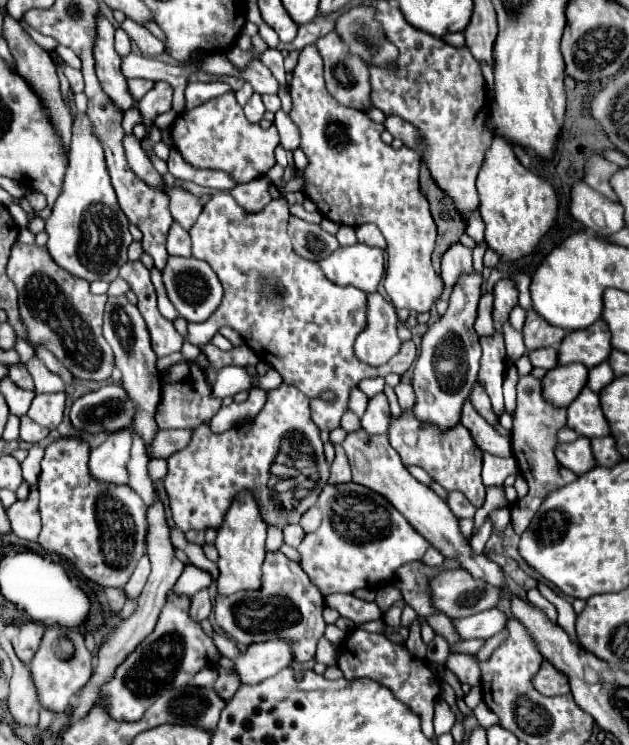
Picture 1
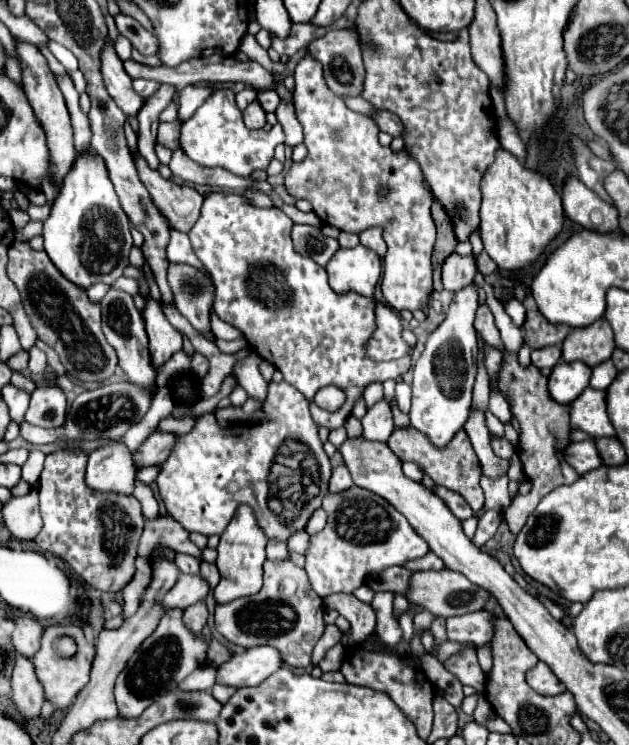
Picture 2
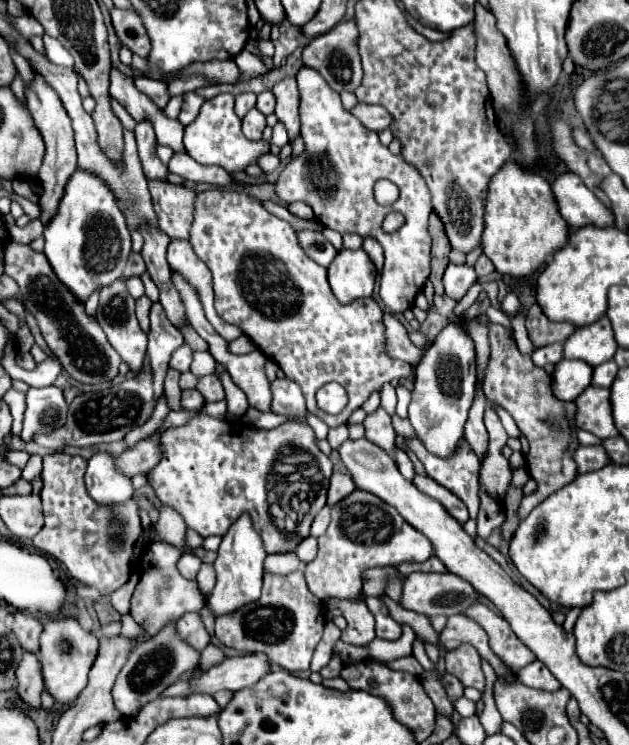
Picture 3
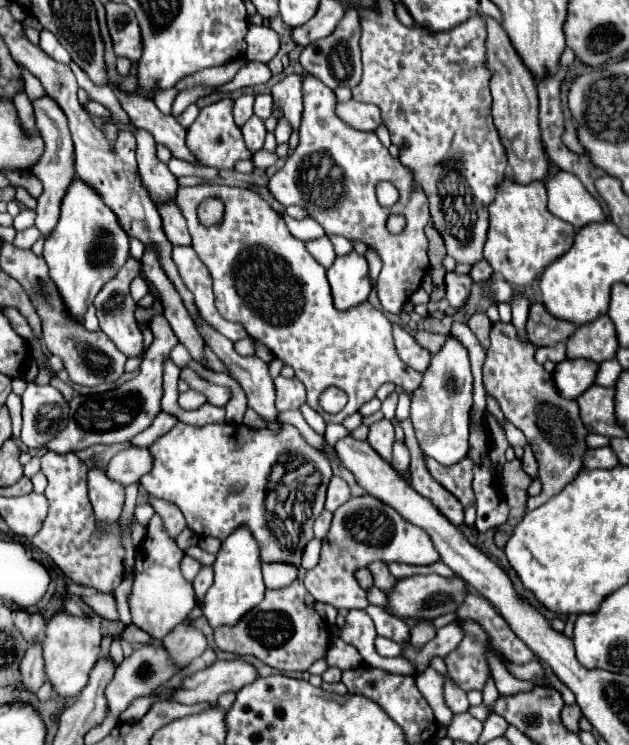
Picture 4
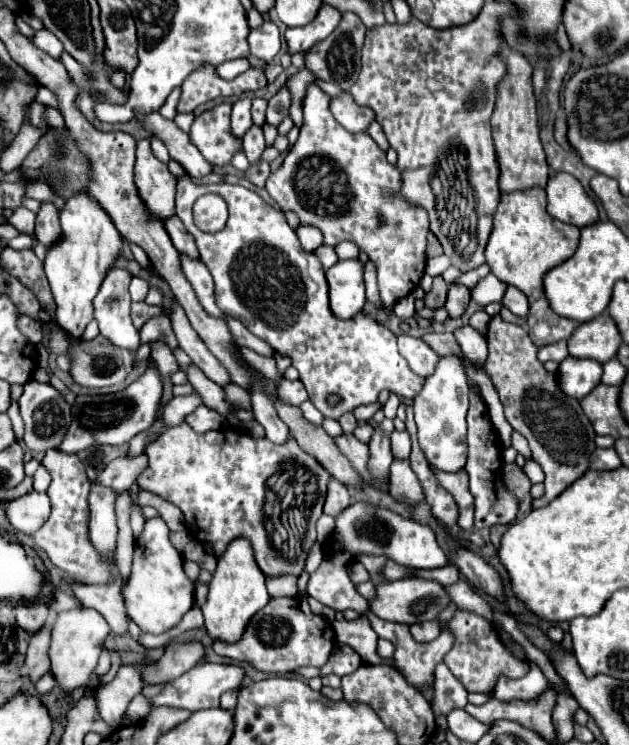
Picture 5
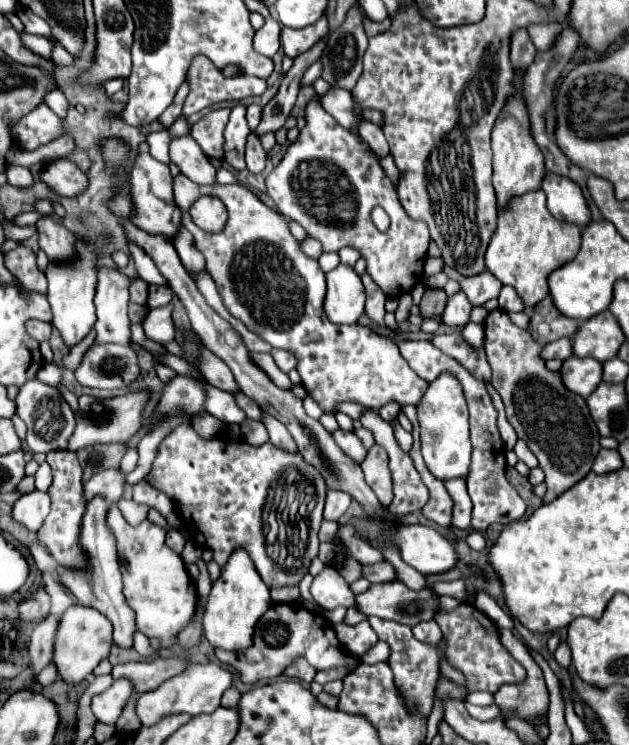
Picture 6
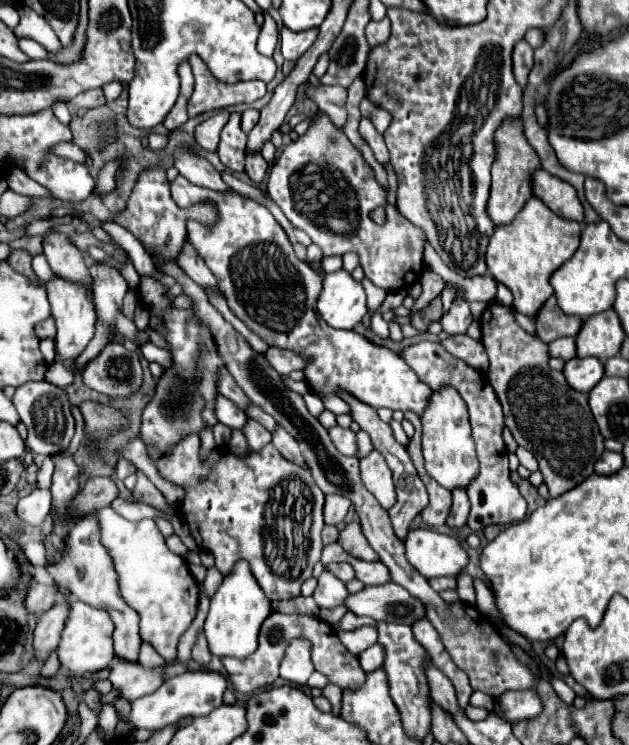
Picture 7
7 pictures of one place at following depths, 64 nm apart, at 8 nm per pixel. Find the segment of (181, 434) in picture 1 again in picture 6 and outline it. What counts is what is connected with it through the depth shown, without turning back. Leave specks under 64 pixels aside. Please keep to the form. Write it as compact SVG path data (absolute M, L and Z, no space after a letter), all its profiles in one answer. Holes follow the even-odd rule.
M102 470L98 474L94 474L86 484L84 484L84 498L86 502L90 502L92 498L100 496L104 498L108 504L116 502L126 486L126 476L120 474L120 470Z

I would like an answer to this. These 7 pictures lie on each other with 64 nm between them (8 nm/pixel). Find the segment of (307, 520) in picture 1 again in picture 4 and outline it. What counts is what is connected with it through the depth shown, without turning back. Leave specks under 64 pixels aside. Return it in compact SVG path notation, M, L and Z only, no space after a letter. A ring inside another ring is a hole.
M326 510L316 518L316 522L314 522L314 534L316 534L318 540L322 540L322 538L328 534L330 522L332 522L332 514L326 512Z

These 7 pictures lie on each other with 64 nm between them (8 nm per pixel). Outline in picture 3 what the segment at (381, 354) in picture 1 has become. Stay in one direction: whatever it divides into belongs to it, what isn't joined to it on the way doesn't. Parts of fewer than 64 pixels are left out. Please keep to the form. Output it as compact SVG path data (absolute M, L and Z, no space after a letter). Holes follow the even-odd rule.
M384 314L384 324L386 324L386 344L388 344L390 356L404 360L412 366L420 364L422 350L410 342L406 328L392 314Z

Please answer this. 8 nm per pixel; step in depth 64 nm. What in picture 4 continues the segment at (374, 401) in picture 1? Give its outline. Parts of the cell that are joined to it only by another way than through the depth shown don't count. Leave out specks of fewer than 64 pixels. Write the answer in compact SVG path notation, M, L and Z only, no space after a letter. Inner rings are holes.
M382 418L380 422L372 424L370 434L368 434L368 444L380 454L382 460L390 462L392 444L394 444L394 426L392 426L392 422Z

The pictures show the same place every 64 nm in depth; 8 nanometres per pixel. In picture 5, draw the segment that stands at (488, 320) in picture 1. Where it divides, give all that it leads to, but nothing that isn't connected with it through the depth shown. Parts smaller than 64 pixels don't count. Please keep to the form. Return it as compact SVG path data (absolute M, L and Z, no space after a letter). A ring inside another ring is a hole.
M494 316L488 324L486 332L488 340L488 358L484 368L500 394L500 402L504 404L506 420L512 424L516 432L520 432L530 448L534 460L542 466L546 480L546 494L540 500L534 500L534 508L540 508L552 502L558 494L562 494L574 480L578 480L590 466L590 454L596 450L594 438L596 432L586 418L580 400L570 398L562 392L558 384L558 376L548 372L542 362L536 358L538 346L530 340L524 326L516 326L504 322L500 316Z

